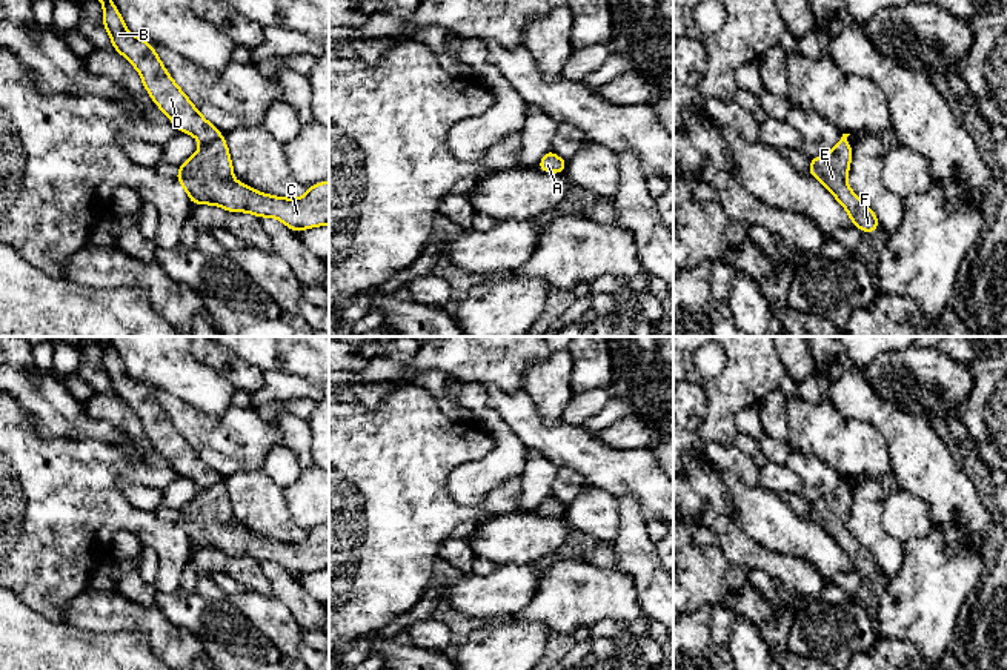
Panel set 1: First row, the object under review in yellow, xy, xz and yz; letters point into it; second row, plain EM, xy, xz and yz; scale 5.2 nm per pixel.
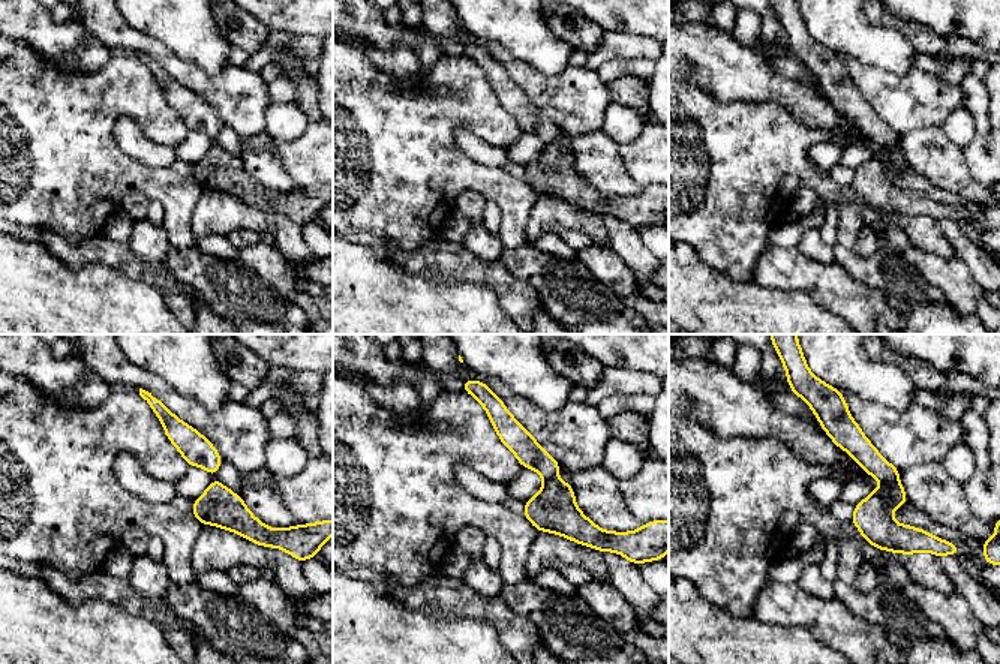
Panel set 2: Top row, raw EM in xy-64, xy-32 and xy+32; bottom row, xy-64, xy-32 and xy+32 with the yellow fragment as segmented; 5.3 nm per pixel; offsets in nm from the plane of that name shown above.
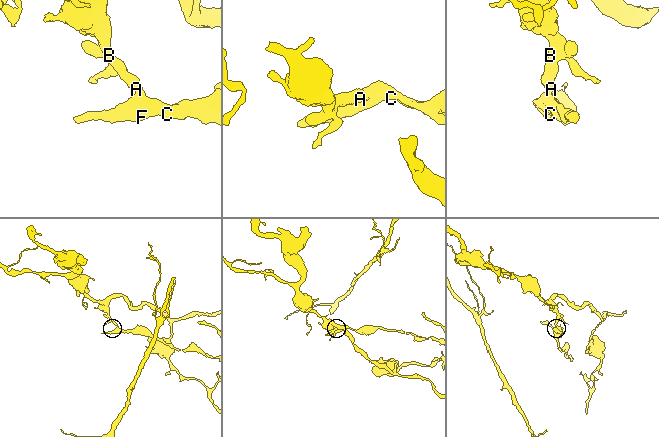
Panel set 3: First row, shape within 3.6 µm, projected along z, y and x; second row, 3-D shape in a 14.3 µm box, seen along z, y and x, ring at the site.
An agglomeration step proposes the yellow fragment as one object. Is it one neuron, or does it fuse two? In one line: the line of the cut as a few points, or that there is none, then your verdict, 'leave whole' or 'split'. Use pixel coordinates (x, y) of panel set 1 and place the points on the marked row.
cut xy (222, 135), (202, 145); split

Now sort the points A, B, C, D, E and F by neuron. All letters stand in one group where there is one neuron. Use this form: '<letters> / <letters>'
A B D / C E F

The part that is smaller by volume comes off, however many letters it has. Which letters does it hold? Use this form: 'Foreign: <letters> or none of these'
Foreign: C, E, F

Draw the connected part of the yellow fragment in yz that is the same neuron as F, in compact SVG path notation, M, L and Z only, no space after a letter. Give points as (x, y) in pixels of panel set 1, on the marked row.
M841 137L827 155L818 155L810 160L807 172L818 178L841 203L853 226L859 227L864 234L870 234L879 227L879 221L873 211L847 186L850 161L852 146L846 137Z

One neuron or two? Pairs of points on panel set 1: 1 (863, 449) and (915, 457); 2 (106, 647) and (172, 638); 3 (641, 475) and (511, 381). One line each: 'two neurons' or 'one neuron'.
1: two neurons
2: two neurons
3: two neurons

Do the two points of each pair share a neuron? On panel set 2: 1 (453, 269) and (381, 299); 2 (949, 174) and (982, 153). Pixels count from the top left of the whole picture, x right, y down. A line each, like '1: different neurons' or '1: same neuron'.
1: different neurons
2: different neurons

